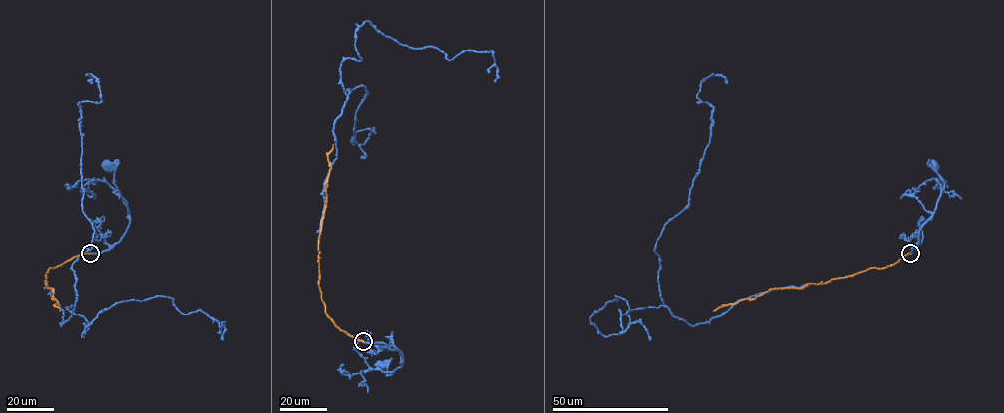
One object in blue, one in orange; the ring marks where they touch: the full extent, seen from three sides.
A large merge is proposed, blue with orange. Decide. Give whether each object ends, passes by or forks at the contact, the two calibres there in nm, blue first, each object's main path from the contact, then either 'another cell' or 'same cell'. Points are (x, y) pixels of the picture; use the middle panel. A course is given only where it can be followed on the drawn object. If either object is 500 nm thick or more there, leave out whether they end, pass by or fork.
blue ends there; orange ends there; 360 nm thick on the blue side, 400 nm on the other; blue runs (363, 341), (383, 343), (401, 353), (403, 364), (390, 375), (387, 374), (387, 367), (382, 365); orange runs (363, 341), (347, 335), (327, 314), (319, 287), (319, 235), (331, 167), (328, 154), (333, 144); another cell

